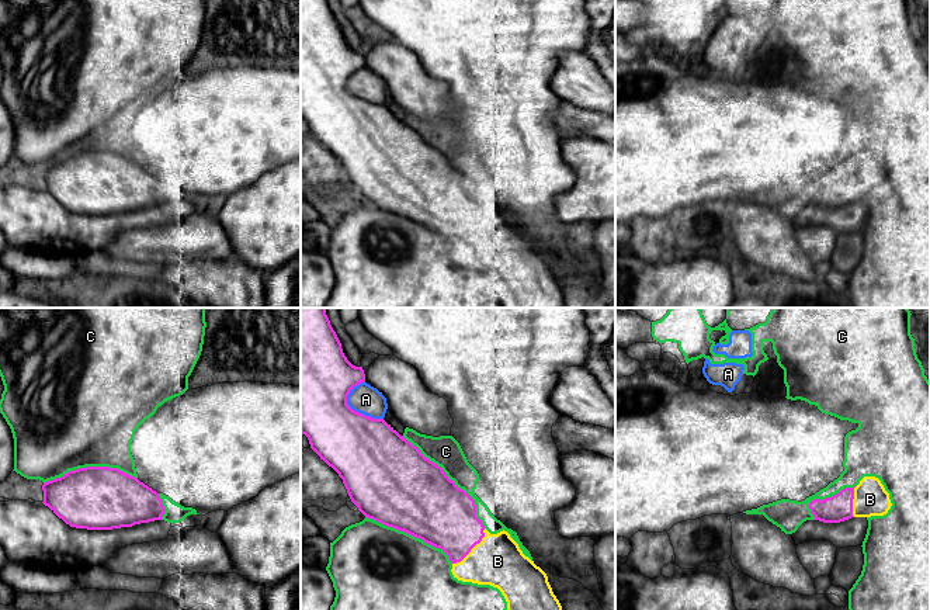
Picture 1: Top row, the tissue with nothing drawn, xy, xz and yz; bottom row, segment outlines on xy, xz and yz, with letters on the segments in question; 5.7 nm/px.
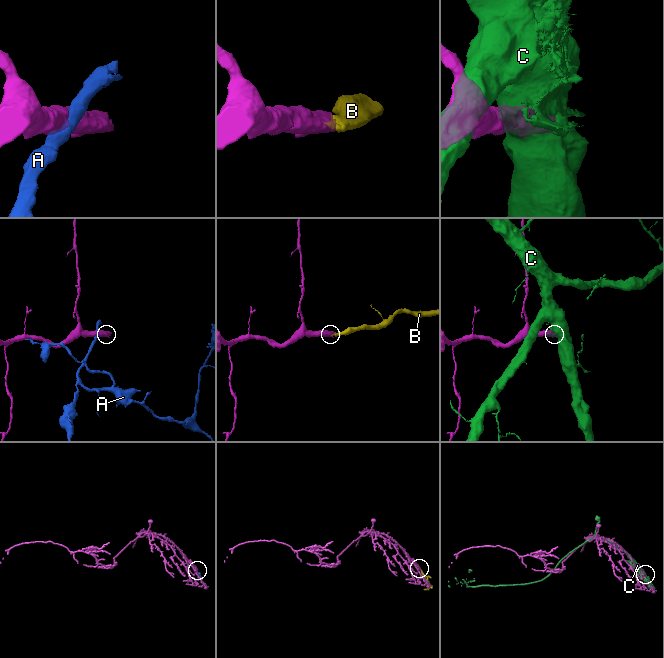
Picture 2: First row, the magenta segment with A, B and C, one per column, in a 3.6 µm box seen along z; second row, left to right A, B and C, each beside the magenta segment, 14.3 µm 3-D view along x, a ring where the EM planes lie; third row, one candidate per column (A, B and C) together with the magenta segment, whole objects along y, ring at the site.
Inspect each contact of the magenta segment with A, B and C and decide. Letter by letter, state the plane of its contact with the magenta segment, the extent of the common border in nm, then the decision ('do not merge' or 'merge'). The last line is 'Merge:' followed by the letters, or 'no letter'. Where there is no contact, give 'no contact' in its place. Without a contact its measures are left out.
A: meets magenta in xz; contact 260 nm long; do not merge
B: meets magenta in xz; contact 280 nm long; merge
C: meets magenta in xz; contact 700 nm long; do not merge
Merge: B

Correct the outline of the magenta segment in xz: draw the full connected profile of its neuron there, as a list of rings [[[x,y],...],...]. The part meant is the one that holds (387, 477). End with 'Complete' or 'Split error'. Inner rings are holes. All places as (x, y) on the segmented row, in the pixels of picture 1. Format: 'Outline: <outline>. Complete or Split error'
Outline: [[[301,308],[301,433],[308,437],[310,448],[320,457],[320,460],[323,460],[329,467],[332,467],[343,479],[347,493],[351,502],[358,507],[358,510],[368,519],[372,519],[384,526],[396,528],[399,531],[405,531],[435,548],[443,550],[452,564],[451,572],[454,578],[462,582],[490,585],[493,588],[497,588],[507,602],[507,610],[562,610],[562,606],[554,595],[552,588],[548,582],[546,573],[539,566],[537,566],[534,561],[531,561],[523,554],[518,544],[510,537],[507,531],[503,530],[497,534],[490,534],[485,528],[482,520],[476,517],[475,500],[464,489],[459,489],[455,482],[447,476],[441,467],[426,458],[416,446],[413,446],[403,436],[400,436],[384,419],[372,419],[369,416],[353,410],[347,405],[347,396],[350,391],[364,381],[365,374],[362,367],[353,365],[344,356],[341,343],[326,315],[326,308]]]. Split error

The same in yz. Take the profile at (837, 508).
Outline: [[[864,476],[856,488],[844,488],[823,500],[809,503],[815,520],[840,523],[851,517],[884,516],[891,509],[889,493],[875,476]]]. Split error

